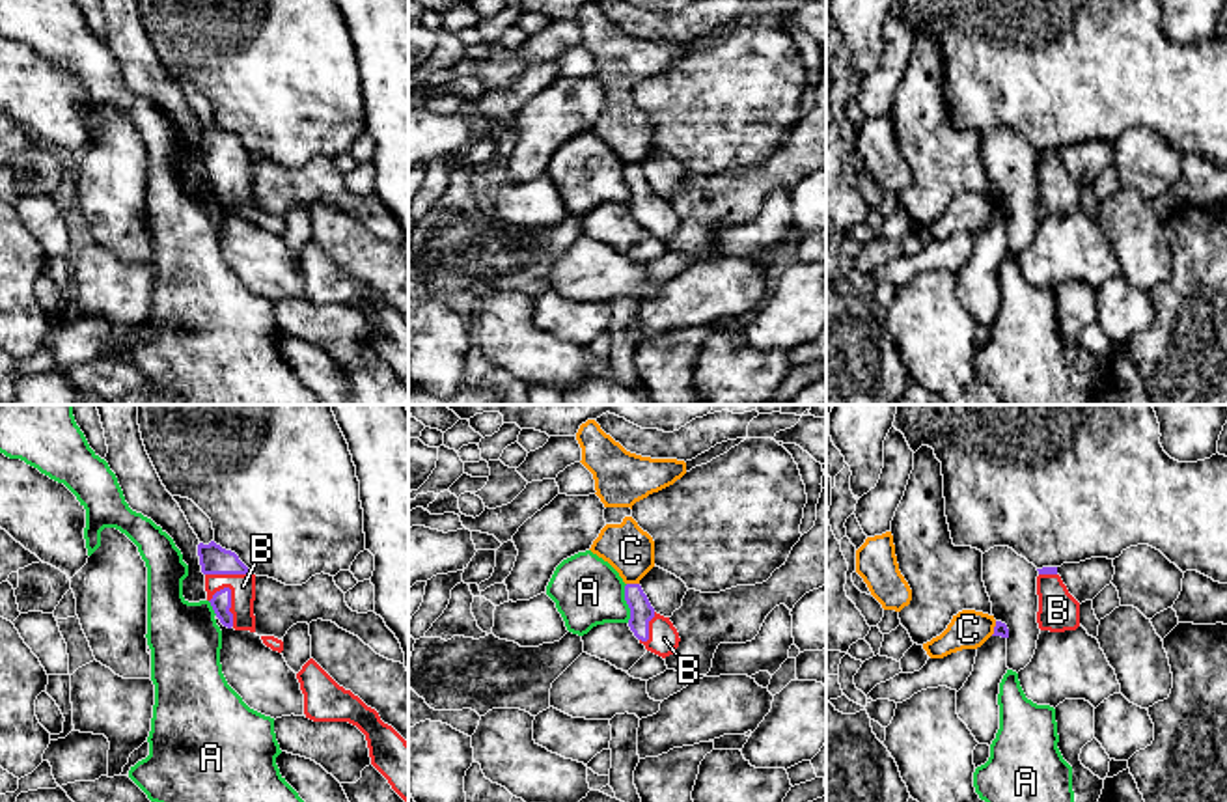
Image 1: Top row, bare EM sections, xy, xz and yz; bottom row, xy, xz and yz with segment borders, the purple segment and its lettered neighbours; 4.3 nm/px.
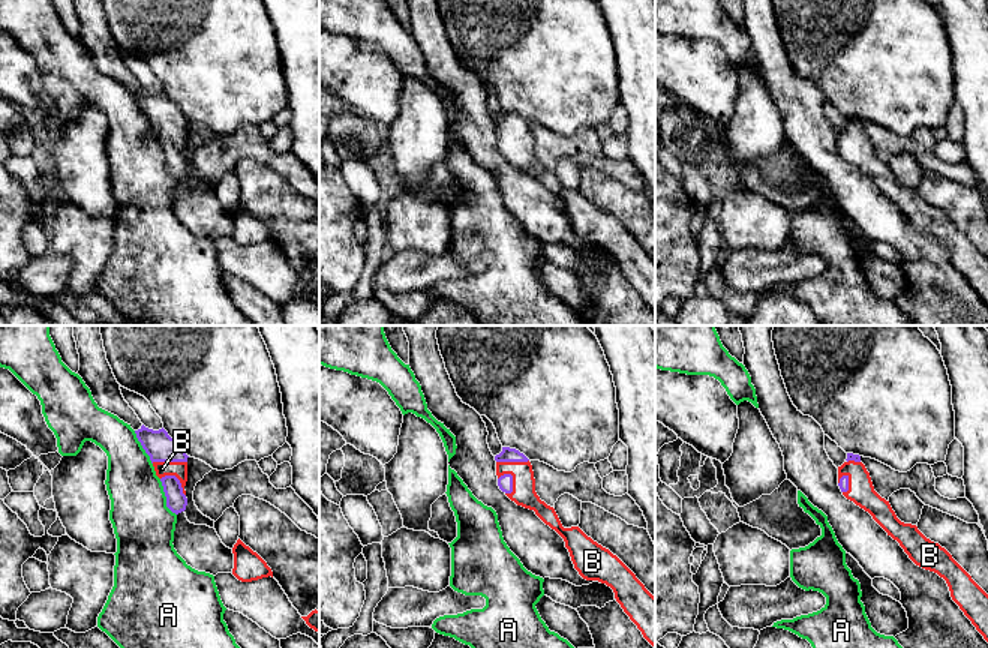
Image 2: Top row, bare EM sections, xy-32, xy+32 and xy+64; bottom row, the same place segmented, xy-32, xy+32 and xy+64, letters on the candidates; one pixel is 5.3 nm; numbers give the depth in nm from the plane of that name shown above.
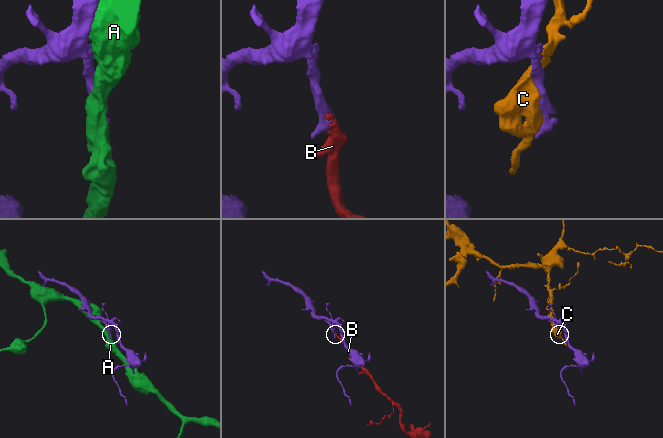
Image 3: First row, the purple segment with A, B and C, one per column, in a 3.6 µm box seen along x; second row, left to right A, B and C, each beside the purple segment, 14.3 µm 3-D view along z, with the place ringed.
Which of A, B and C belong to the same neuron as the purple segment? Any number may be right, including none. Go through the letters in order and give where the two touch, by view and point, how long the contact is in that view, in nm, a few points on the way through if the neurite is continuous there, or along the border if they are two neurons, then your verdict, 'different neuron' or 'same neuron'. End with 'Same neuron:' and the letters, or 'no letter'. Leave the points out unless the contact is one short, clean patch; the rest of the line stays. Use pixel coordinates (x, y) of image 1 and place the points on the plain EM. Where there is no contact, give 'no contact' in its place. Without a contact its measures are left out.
A: meets purple in xz at (627, 185); contact 170 nm long; different neuron
B: meets purple in xy at (230, 187); contact 180 nm long; runs through xy (220, 183), (230, 187), (243, 168); same neuron
C: meets purple in xz at (633, 166); contact 60 nm long; different neuron
Same neuron: B

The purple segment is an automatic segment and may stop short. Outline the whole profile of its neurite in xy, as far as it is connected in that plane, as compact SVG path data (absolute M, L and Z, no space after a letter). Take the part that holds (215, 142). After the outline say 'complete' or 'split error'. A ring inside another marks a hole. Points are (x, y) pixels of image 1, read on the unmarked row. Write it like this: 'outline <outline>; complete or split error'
outline M214 123L198 127L207 183L227 211L255 214L255 157L231 132Z; split error

